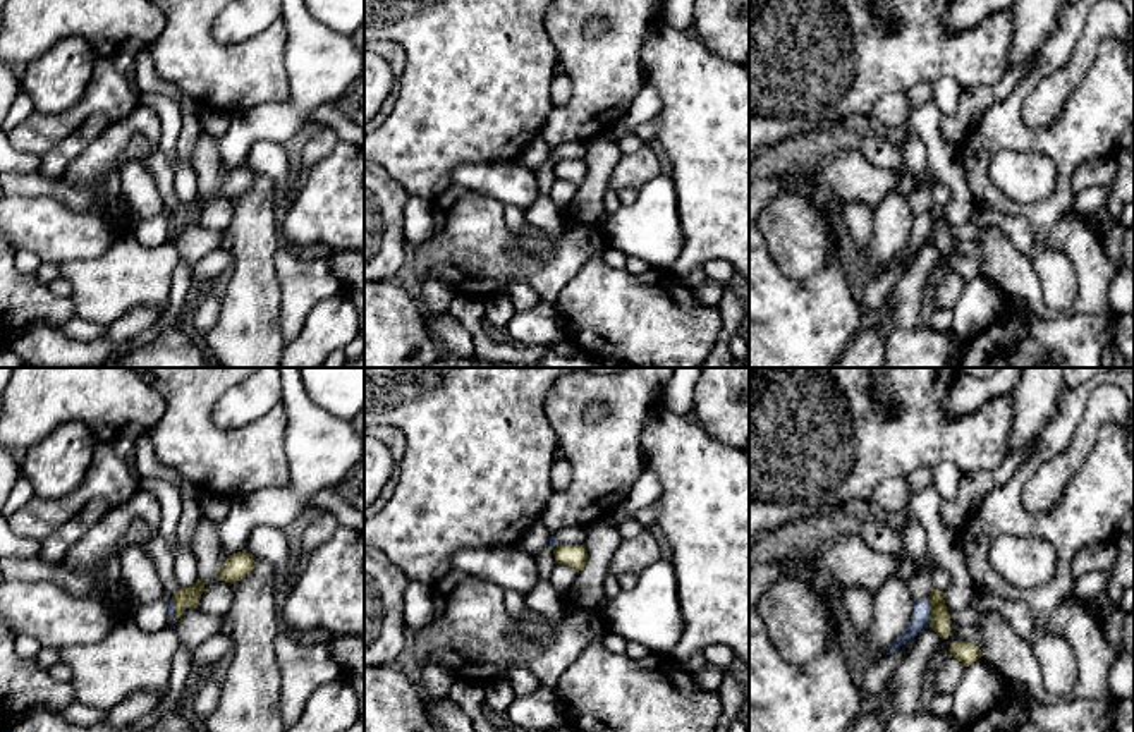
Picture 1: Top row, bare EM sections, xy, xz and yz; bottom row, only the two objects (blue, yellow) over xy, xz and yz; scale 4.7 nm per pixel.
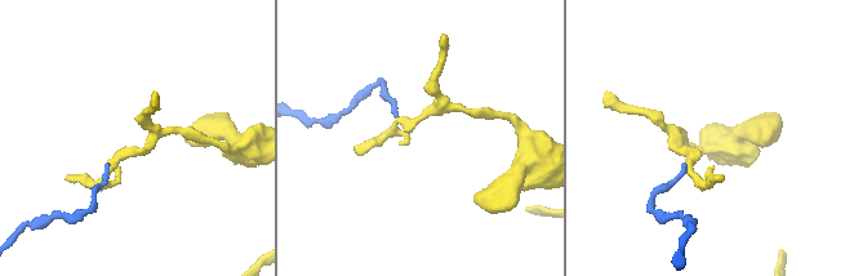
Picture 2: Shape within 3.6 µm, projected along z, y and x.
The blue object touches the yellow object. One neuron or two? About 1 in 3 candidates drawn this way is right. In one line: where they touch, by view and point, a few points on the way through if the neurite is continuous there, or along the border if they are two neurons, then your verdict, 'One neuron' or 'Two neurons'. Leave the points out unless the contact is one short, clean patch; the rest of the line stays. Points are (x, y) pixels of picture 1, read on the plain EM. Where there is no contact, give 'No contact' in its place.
Touches blue at yz (930, 227). Boundary: yz (926, 213), (930, 239). Two neurons

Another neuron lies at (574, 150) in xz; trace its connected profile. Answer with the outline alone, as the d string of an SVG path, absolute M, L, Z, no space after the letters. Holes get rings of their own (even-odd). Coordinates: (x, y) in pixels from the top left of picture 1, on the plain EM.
M570 141L564 143L557 148L552 148L552 151L560 158L560 160L582 160L586 155L586 143L582 141Z

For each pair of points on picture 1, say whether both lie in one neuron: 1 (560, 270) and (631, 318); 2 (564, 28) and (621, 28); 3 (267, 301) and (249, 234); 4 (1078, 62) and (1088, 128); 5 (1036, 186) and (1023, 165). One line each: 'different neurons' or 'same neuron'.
1: different neurons
2: same neuron
3: same neuron
4: different neurons
5: same neuron

